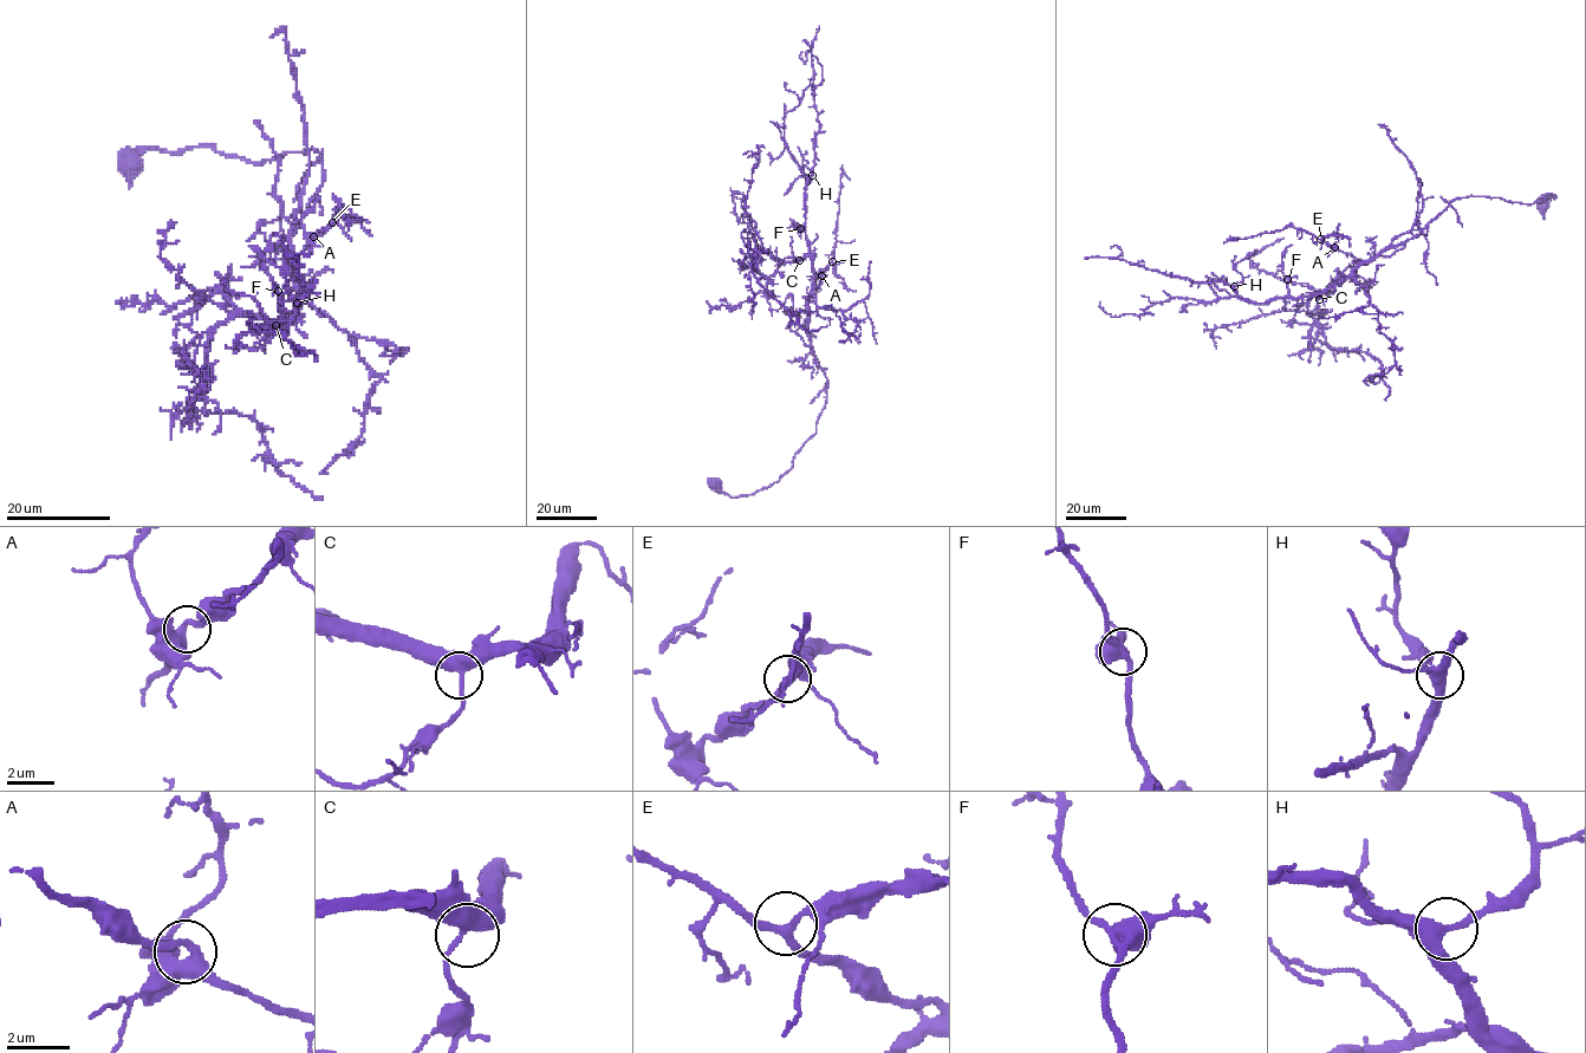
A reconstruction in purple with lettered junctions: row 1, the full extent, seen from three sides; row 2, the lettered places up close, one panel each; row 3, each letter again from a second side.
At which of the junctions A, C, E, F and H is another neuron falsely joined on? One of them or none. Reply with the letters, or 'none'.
none

